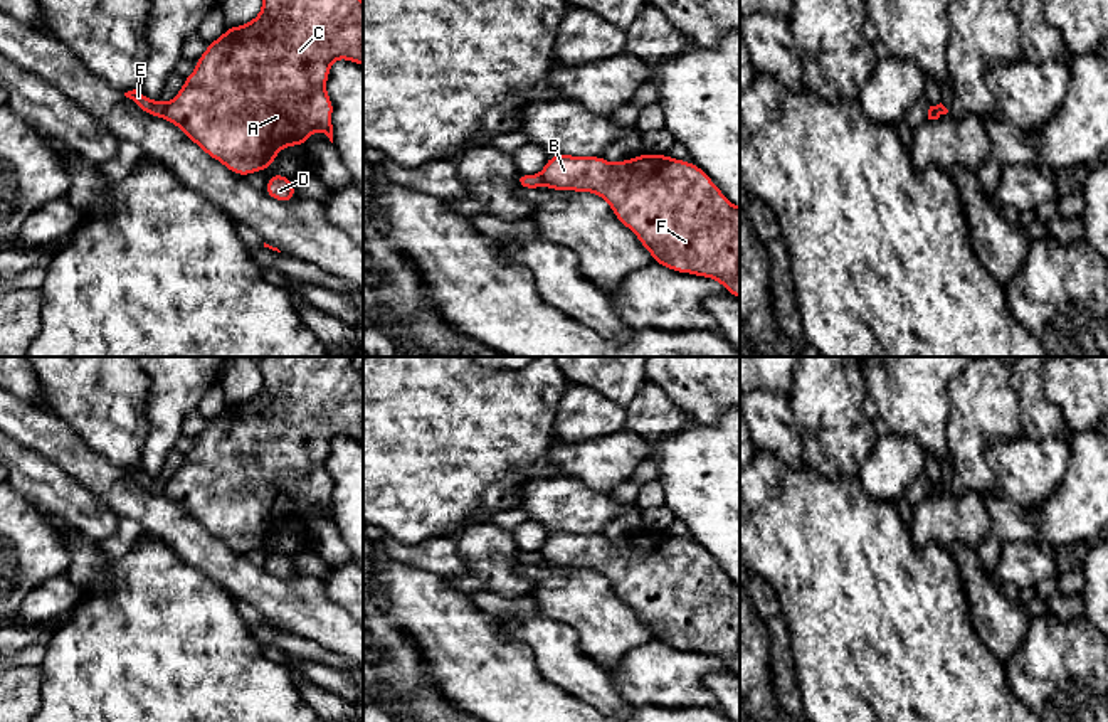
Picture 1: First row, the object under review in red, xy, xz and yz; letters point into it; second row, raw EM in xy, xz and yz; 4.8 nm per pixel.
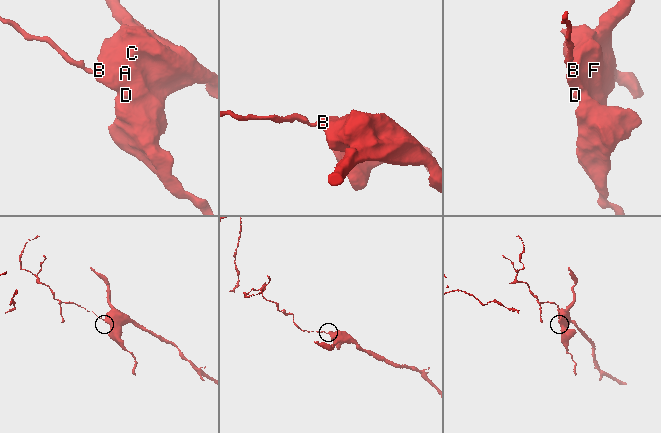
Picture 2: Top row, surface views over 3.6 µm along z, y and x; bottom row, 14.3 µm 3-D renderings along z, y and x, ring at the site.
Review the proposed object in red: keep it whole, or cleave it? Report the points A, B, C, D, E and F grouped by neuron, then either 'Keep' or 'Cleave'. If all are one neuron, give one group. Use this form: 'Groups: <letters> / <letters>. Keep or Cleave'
Groups: A B C D F / E. Cleave

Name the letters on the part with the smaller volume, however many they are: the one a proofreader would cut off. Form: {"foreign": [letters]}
{"foreign": ["E"]}

